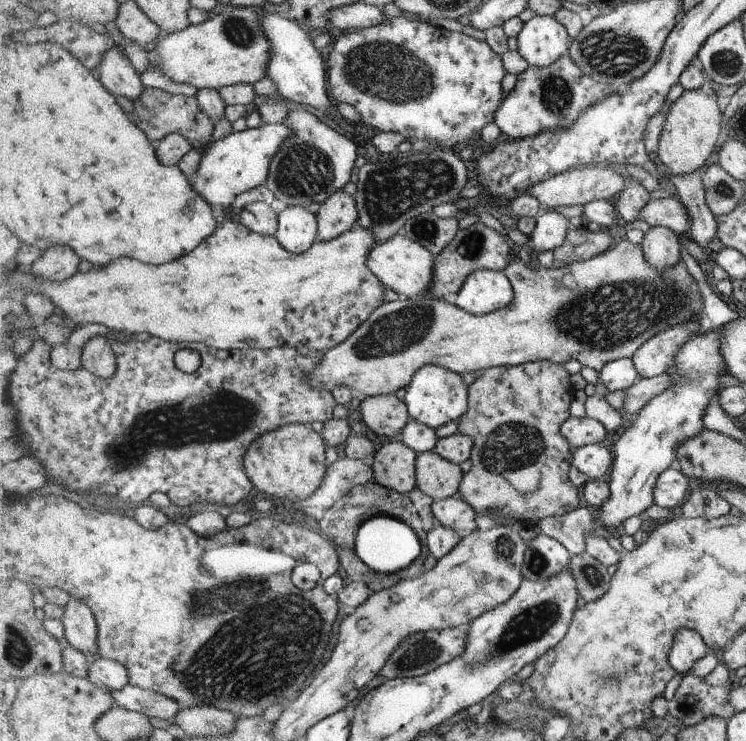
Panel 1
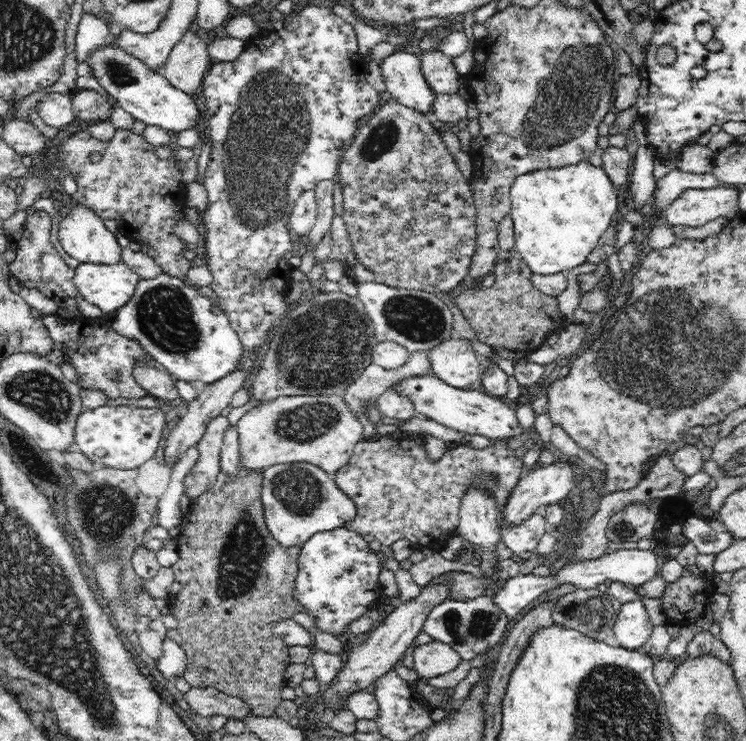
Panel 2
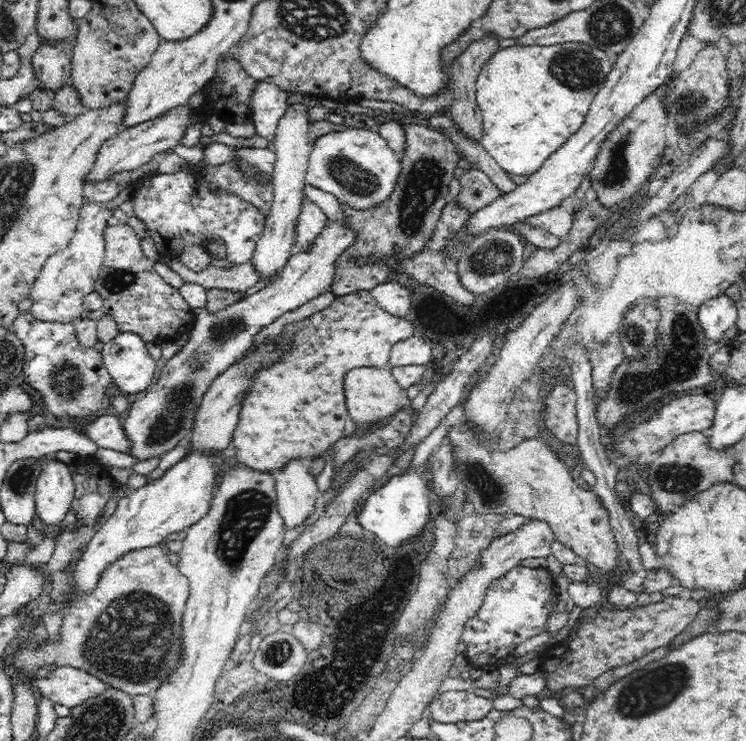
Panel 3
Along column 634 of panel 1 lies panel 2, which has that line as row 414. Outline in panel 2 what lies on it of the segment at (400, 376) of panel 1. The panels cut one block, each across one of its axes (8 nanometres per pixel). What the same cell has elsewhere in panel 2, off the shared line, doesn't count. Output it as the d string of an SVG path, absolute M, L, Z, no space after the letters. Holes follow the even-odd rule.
M278 396L248 410L237 422L240 464L254 470L274 464L306 462L334 474L353 455L354 447L363 439L363 426L342 396Z

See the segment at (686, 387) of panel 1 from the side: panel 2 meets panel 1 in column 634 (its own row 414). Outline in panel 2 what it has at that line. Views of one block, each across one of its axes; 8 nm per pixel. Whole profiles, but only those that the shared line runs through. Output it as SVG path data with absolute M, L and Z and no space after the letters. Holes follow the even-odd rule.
M431 373L402 379L392 387L398 394L409 396L418 414L430 420L436 420L442 426L454 428L458 432L480 434L480 436L486 436L495 441L498 439L513 440L518 438L524 430L517 419L515 405L500 401L500 398L490 396L486 392L454 388Z

